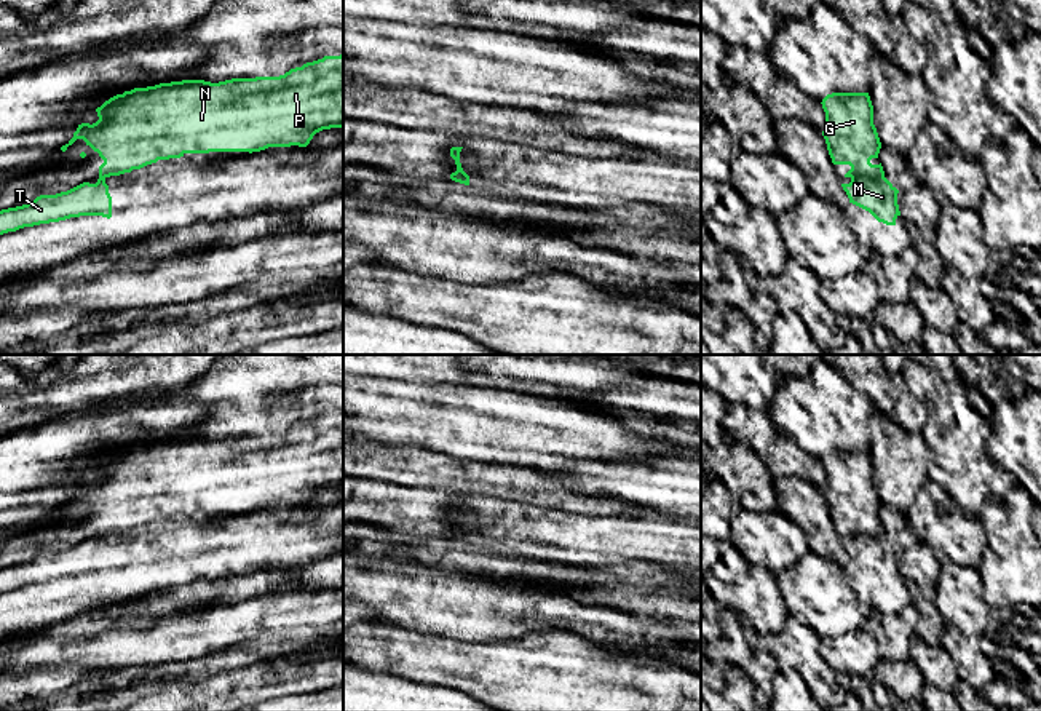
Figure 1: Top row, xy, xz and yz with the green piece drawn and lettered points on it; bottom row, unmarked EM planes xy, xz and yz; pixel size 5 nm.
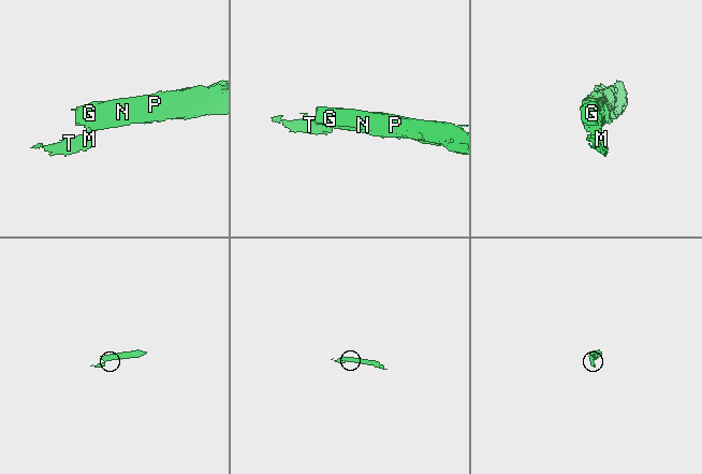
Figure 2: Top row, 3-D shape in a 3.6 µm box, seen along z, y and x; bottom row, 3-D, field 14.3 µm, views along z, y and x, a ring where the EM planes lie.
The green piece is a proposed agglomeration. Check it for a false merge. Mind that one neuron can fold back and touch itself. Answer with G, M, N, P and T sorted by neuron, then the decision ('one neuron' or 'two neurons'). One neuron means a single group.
G N P / M T | two neurons

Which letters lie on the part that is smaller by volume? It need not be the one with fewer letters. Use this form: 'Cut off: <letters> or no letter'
Cut off: M, T

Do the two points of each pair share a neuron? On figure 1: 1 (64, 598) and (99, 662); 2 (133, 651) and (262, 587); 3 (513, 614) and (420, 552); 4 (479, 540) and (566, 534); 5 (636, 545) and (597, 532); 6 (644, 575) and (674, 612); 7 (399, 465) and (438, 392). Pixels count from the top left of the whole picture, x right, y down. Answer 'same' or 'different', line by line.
1: different
2: different
3: different
4: same
5: same
6: different
7: different

